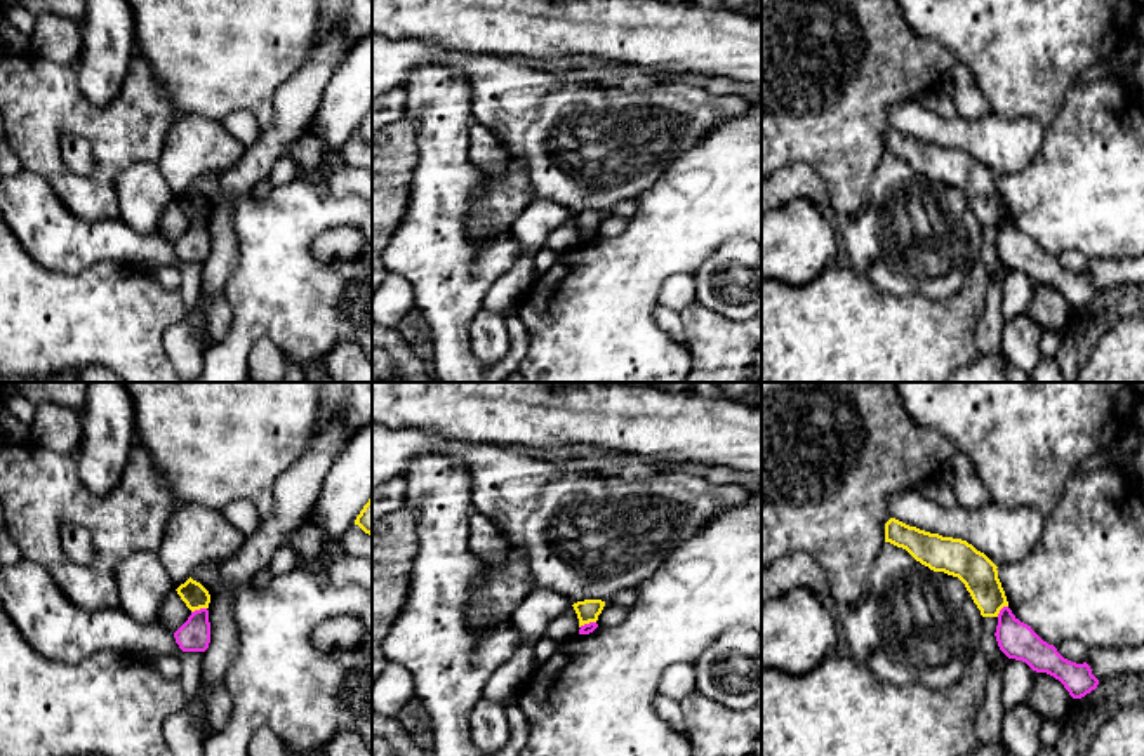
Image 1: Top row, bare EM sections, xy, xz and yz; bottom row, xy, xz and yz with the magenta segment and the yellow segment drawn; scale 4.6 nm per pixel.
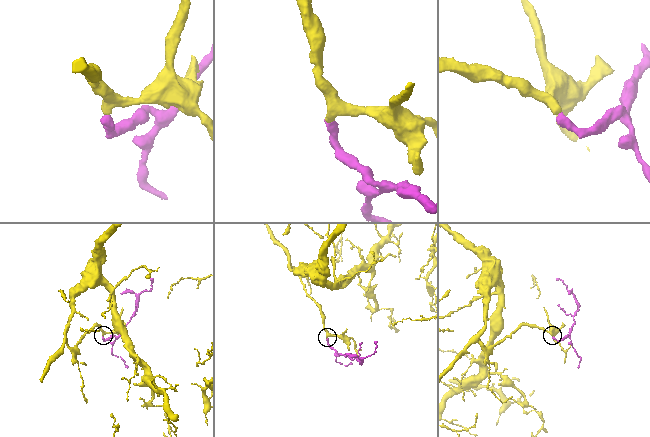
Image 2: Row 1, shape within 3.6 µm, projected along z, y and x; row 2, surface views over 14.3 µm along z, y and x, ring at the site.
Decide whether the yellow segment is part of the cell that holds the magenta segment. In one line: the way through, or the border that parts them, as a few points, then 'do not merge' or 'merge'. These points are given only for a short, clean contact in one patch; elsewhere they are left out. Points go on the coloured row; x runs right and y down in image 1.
border xy (206, 607), (192, 612); do not merge

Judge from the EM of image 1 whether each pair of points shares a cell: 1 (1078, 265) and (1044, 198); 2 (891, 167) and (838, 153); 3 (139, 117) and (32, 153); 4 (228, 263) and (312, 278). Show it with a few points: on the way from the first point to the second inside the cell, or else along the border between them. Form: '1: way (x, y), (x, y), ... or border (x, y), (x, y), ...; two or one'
1: border (1056, 256), (1066, 251), (1080, 251), (1089, 258); two
2: border (885, 153), (877, 164), (864, 202); two
3: way (113, 120), (65, 120), (58, 127); one
4: border (232, 225), (237, 244), (237, 268), (223, 292); two

